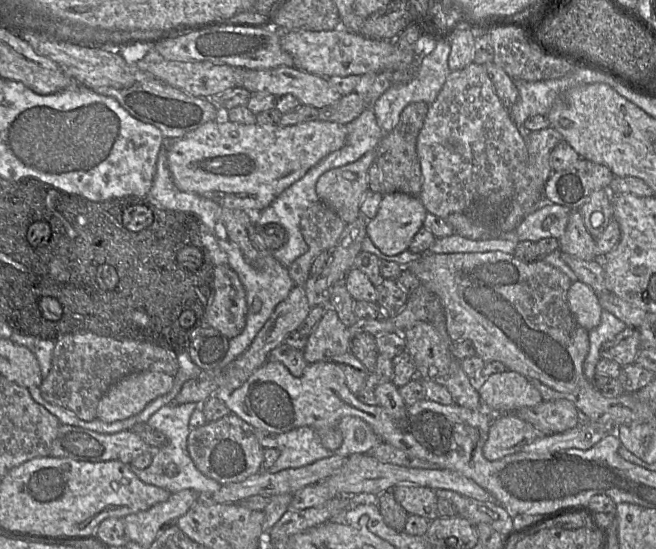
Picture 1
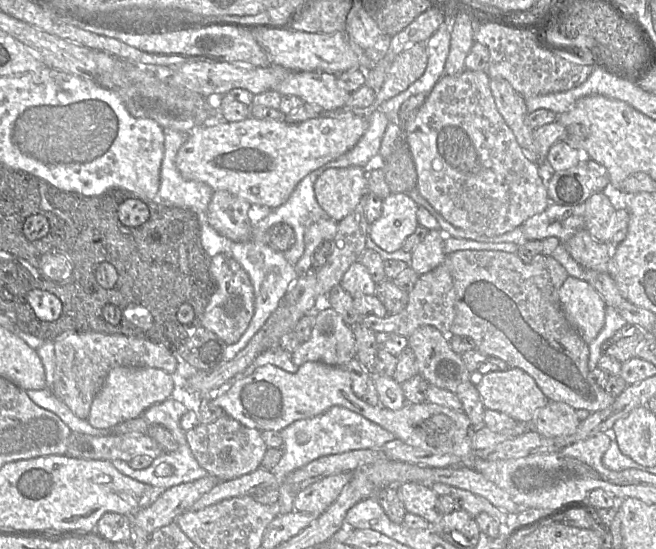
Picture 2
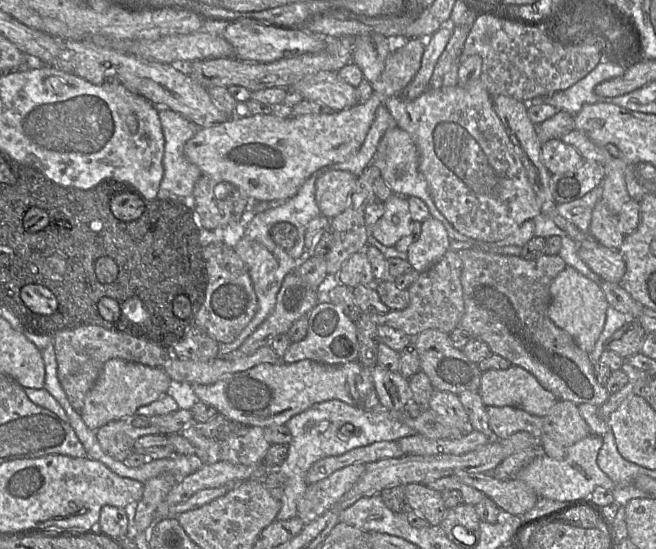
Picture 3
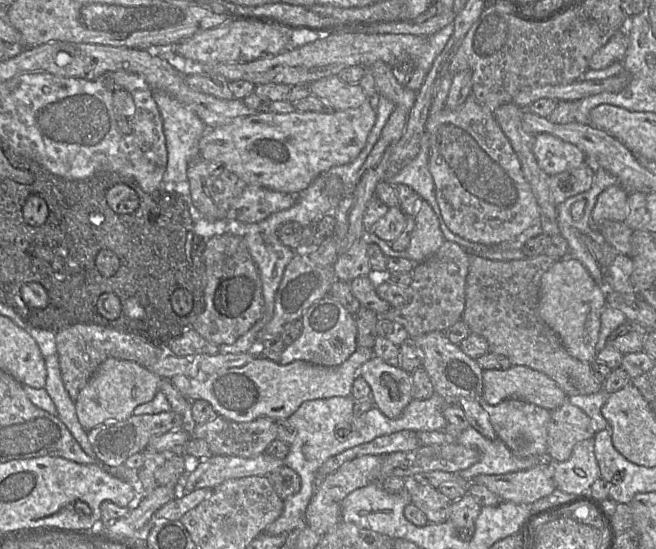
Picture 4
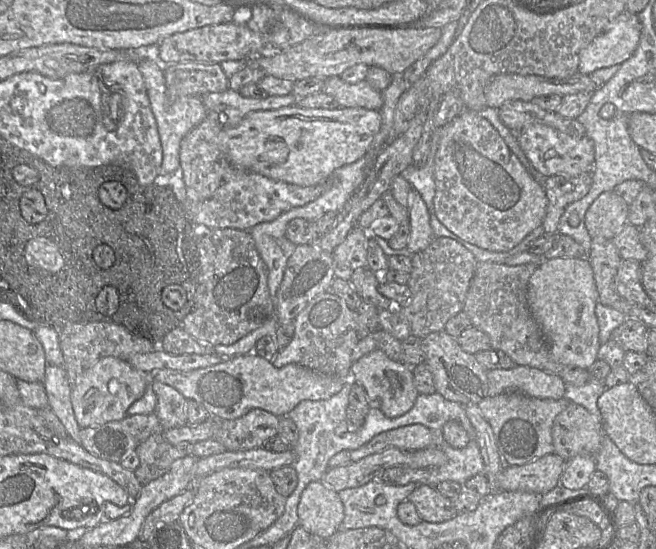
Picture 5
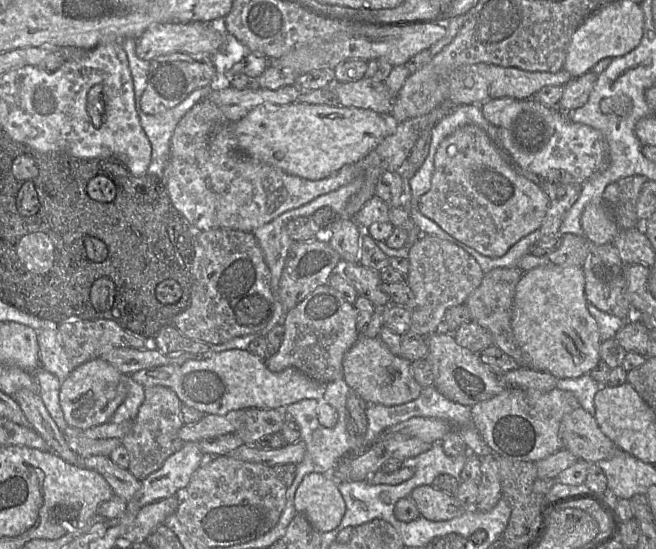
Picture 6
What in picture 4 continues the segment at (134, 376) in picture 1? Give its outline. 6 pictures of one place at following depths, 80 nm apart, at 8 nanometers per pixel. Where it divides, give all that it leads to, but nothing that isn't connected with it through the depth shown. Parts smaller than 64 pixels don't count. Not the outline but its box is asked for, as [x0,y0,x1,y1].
[75,358,161,432]

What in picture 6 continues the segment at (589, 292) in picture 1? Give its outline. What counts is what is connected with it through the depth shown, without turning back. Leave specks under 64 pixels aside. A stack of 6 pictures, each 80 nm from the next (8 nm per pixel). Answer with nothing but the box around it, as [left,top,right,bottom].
[511,263,601,378]

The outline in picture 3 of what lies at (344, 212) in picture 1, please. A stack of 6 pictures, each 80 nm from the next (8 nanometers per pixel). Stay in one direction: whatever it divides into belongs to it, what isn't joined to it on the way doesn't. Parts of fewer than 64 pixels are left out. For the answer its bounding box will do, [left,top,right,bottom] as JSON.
[315,170,357,219]

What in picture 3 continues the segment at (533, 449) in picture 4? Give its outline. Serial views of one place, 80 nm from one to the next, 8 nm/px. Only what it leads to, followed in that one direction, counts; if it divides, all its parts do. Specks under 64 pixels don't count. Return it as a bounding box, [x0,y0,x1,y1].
[486,406,543,447]

